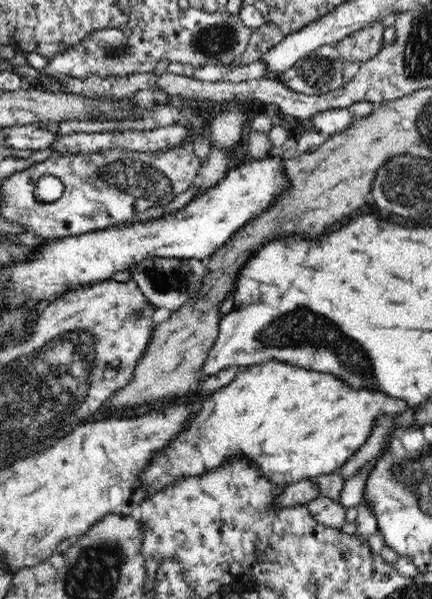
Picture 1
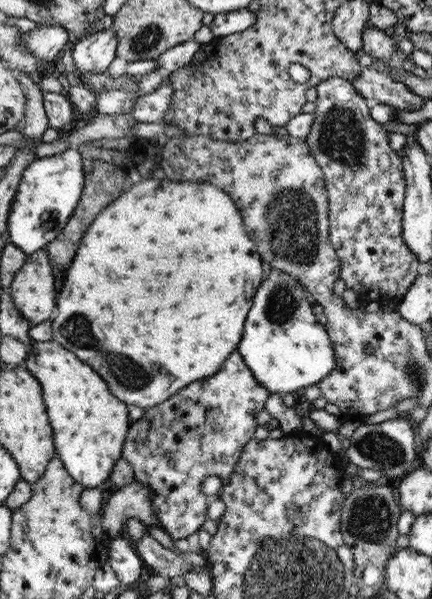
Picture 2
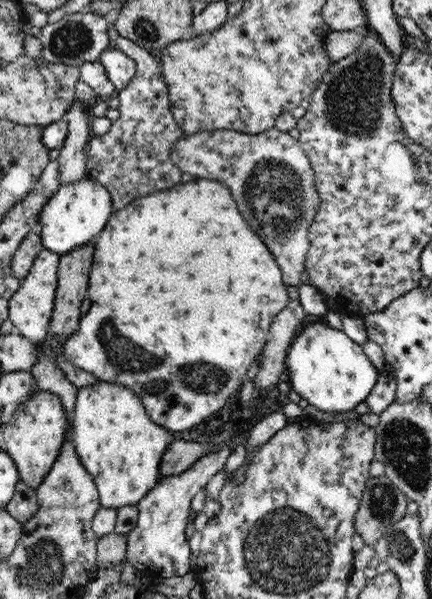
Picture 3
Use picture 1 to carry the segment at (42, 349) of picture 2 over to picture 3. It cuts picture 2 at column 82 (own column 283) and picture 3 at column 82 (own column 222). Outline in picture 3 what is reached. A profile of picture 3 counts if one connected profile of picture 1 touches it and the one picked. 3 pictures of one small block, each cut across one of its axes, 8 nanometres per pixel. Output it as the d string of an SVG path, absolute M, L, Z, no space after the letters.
M98 381L82 387L77 393L77 402L72 413L72 436L77 455L84 468L93 476L100 491L100 502L104 508L118 509L122 506L136 506L149 490L156 486L159 462L166 447L174 440L172 432L155 423L146 412L141 397L130 387L120 383Z

